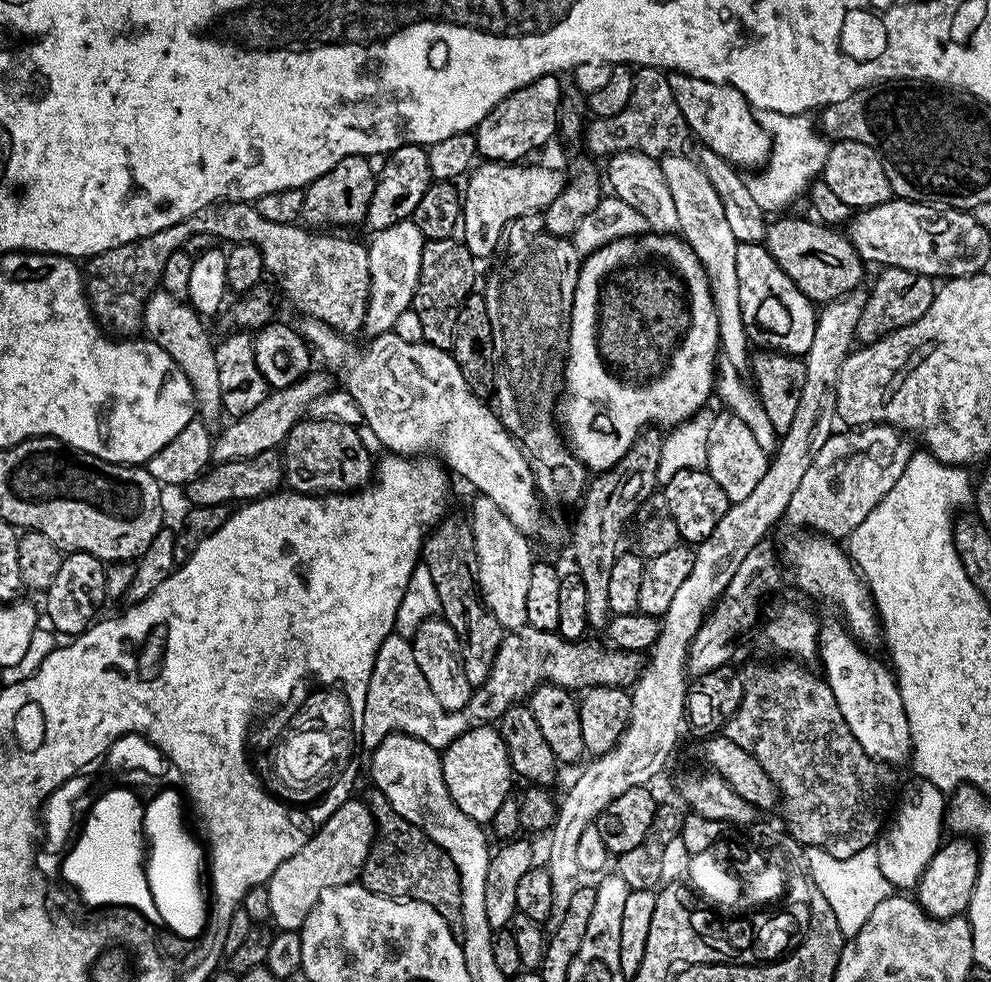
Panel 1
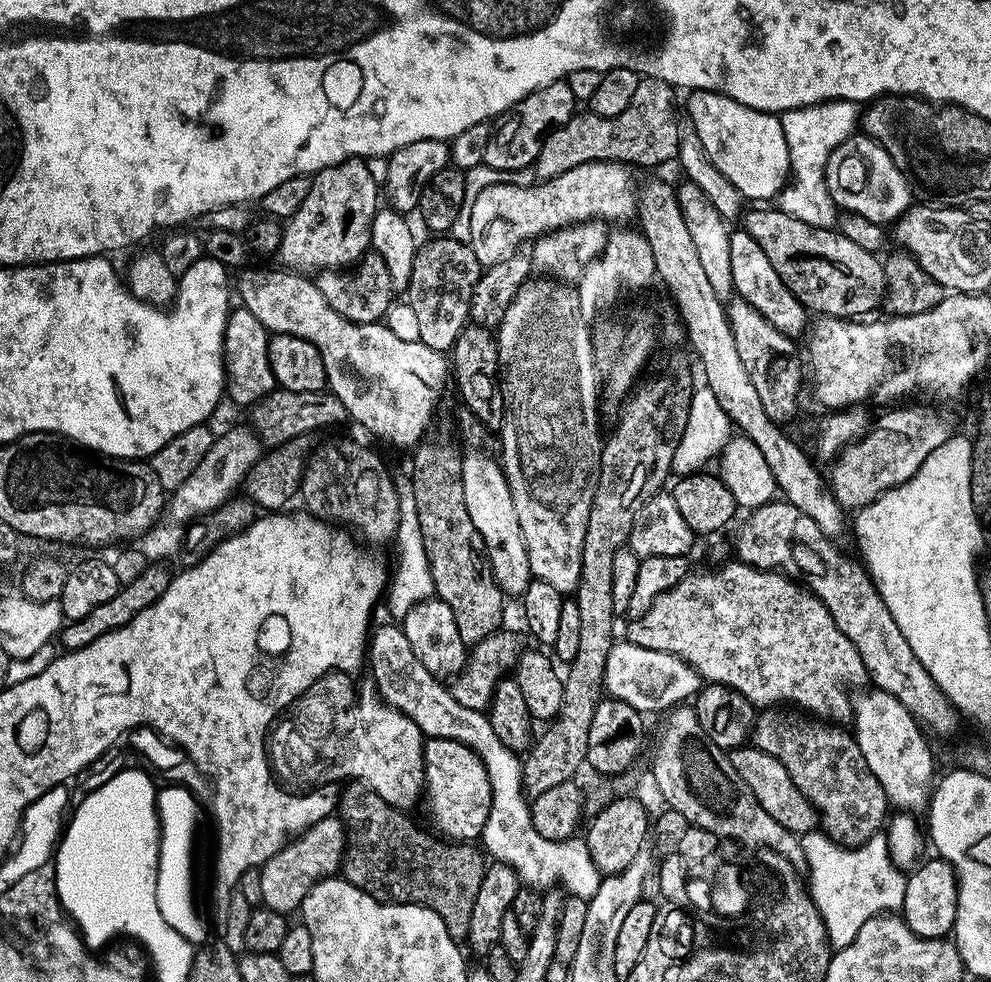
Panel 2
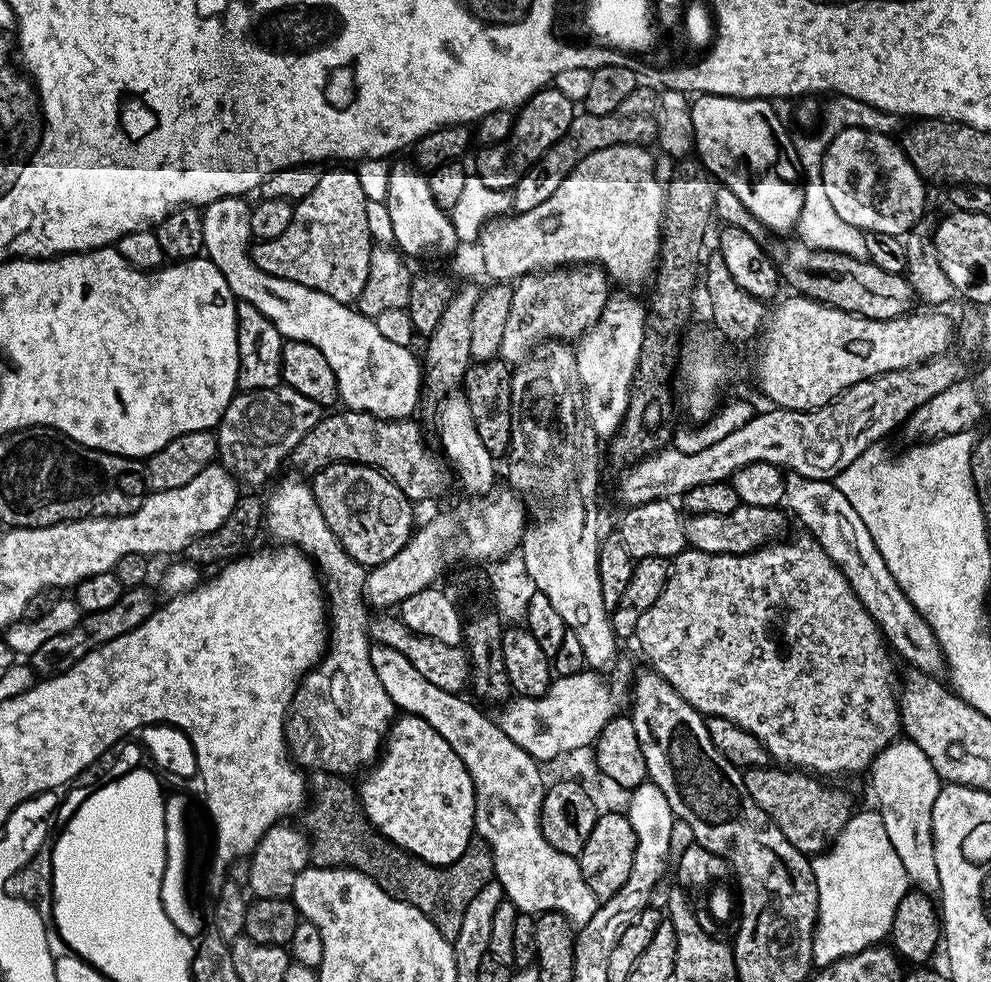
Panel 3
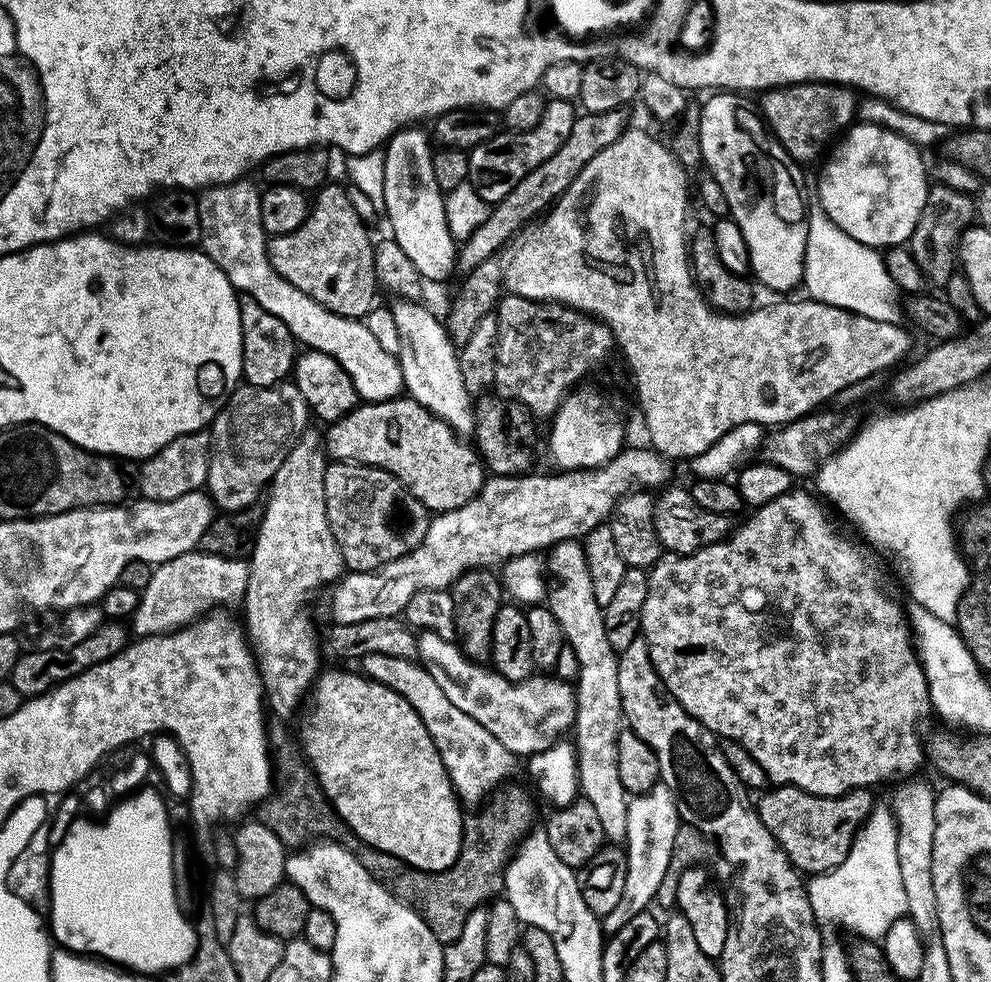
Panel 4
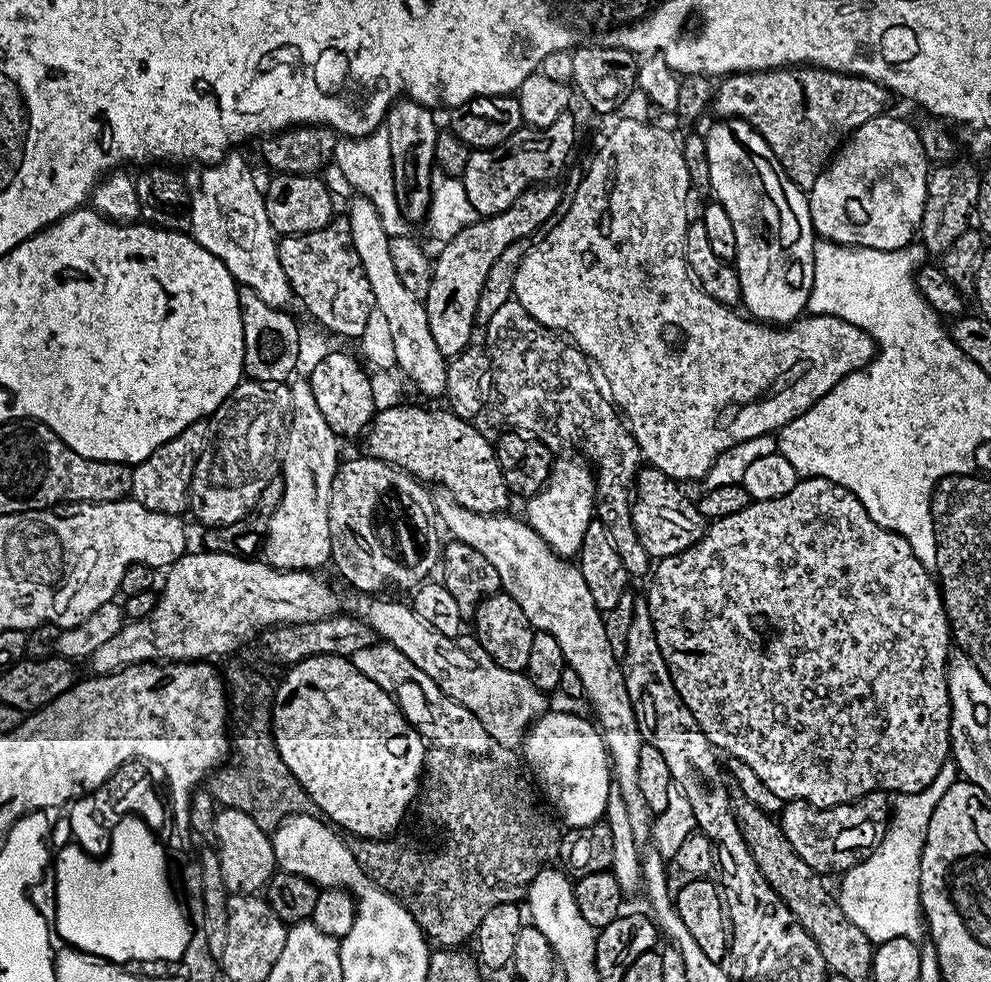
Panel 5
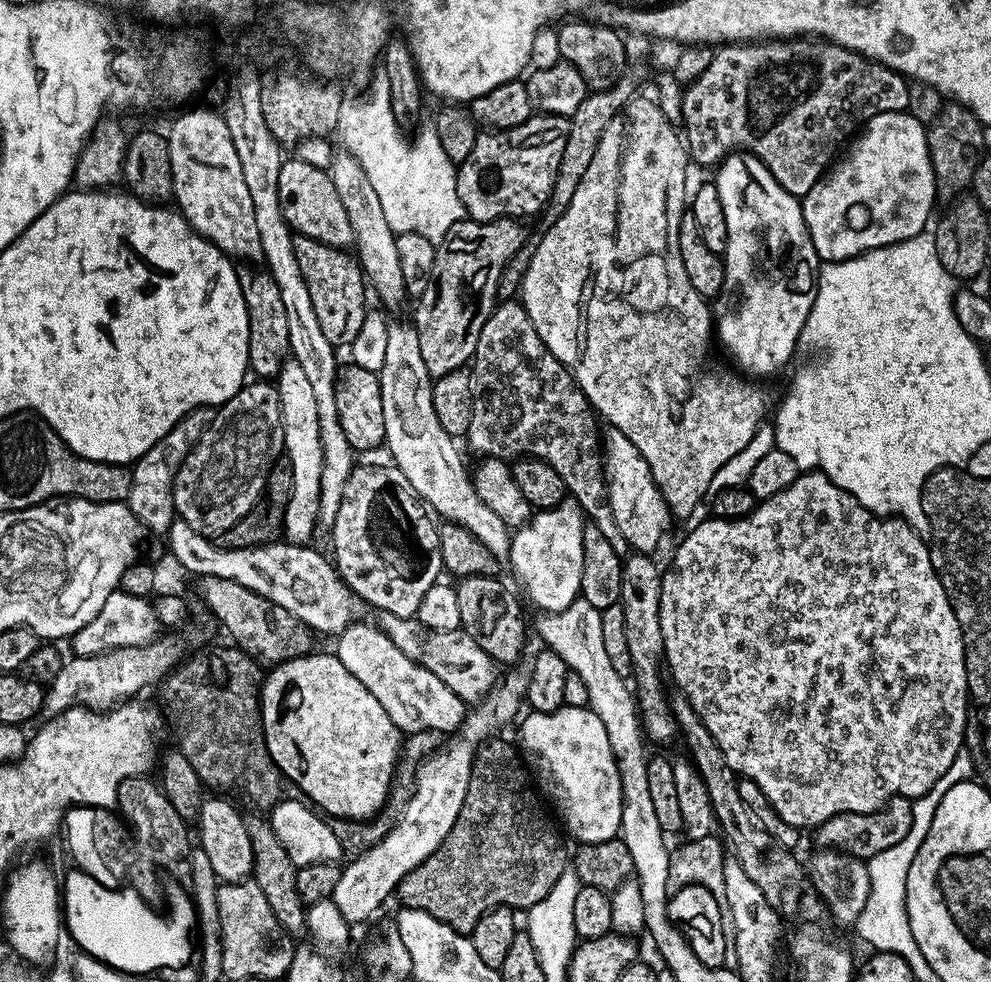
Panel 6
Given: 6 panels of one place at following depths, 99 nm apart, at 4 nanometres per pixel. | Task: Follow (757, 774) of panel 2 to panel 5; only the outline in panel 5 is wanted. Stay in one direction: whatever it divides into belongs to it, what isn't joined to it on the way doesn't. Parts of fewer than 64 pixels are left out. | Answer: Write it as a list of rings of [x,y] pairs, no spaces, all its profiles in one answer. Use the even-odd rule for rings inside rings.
[[[878,791],[851,804],[839,804],[833,808],[815,808],[804,800],[789,800],[783,812],[779,813],[778,823],[782,834],[786,834],[786,842],[794,846],[794,854],[798,854],[810,870],[821,874],[843,874],[865,860],[878,842],[882,842],[889,819],[889,793]]]

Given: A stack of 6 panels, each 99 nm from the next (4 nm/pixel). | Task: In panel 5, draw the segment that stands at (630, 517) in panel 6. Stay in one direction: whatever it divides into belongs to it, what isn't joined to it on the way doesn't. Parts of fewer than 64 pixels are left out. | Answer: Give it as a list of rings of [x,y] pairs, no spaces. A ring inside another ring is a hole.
[[[651,466],[641,467],[636,474],[634,499],[631,501],[634,530],[648,557],[657,561],[682,554],[704,537],[705,518],[698,510],[696,500],[680,488],[683,487],[677,481]]]

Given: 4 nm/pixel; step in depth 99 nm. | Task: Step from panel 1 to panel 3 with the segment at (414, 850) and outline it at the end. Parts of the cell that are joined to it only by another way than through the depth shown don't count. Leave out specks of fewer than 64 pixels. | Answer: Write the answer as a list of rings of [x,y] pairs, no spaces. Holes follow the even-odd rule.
[[[319,770],[313,772],[310,799],[302,812],[302,828],[310,837],[311,863],[316,866],[343,866],[366,874],[386,895],[422,910],[422,914],[438,926],[442,938],[456,940],[458,930],[462,930],[462,916],[466,914],[466,906],[470,906],[470,898],[474,898],[478,890],[494,878],[492,849],[483,842],[473,842],[466,846],[462,858],[453,864],[427,864],[373,828],[360,807],[357,789],[353,785],[351,788],[343,780],[343,775]]]

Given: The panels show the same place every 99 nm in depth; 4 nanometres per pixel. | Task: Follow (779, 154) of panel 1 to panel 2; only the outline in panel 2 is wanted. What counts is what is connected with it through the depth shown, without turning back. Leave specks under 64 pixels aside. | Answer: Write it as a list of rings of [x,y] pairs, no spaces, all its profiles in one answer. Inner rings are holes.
[[[823,100],[821,104],[811,104],[805,108],[791,108],[789,112],[779,113],[782,134],[786,134],[786,146],[790,150],[790,179],[784,185],[778,197],[780,211],[819,228],[836,228],[838,224],[838,209],[826,182],[826,166],[830,154],[849,136],[857,131],[858,121],[862,112],[854,100]]]

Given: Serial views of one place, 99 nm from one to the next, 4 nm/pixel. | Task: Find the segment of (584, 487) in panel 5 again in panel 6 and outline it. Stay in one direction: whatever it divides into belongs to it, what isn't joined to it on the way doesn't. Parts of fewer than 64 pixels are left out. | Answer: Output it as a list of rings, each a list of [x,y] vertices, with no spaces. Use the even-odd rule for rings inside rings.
[[[566,496],[557,507],[537,511],[511,535],[508,562],[524,586],[523,595],[544,608],[540,610],[545,613],[566,610],[580,596],[585,523],[580,504]]]

